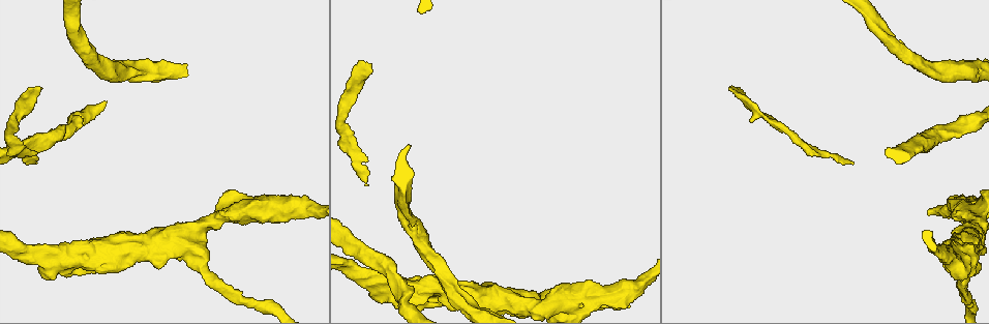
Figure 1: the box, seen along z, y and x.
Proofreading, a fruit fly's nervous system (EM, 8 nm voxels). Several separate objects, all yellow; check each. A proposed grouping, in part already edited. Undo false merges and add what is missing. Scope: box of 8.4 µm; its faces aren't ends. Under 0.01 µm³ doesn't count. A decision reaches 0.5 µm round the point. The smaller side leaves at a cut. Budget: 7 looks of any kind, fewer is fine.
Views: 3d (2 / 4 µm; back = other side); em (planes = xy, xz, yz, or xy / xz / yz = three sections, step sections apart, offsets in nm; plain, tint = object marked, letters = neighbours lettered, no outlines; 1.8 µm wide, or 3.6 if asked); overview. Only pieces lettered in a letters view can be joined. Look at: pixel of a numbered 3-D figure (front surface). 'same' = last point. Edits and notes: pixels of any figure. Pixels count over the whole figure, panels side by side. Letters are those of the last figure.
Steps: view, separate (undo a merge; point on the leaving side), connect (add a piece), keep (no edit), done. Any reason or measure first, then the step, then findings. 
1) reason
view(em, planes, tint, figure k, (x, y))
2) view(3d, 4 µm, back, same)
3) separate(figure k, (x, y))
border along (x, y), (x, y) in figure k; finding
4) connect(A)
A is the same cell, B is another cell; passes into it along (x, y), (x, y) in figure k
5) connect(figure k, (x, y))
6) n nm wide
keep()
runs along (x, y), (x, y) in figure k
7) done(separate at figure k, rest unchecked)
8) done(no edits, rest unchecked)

an open end
view(3d, 4 µm, figure 1, (731, 90))

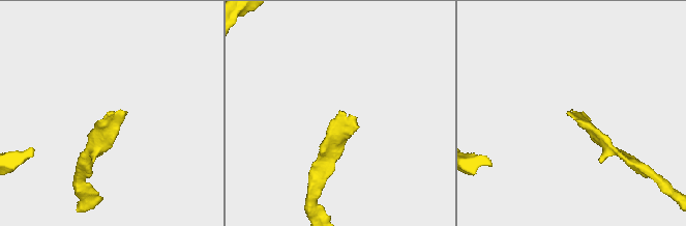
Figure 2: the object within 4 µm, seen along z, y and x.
view(em, xz, step 4, tint, figure 2, (339, 111))

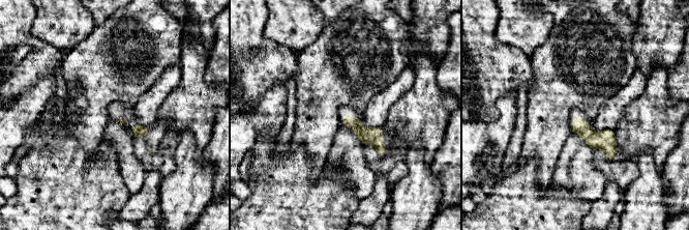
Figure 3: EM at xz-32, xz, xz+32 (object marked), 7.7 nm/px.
cut it another way
view(em, planes, letters, same)

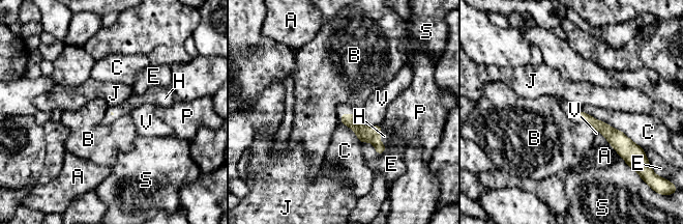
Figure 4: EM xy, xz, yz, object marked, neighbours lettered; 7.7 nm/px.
connect(H)
H is the same cell, A, B, C, E, J, P, S and V are other cells; passes into it along (365, 133), (378, 137), (384, 136) in figure 4; the neuron continues

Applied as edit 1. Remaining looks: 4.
view(3d, 4 µm, back, figure 1, (970, 213))

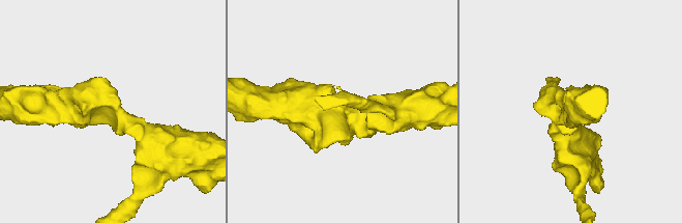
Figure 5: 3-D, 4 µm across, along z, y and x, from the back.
view(em, planes, tint, figure 5, (328, 113))

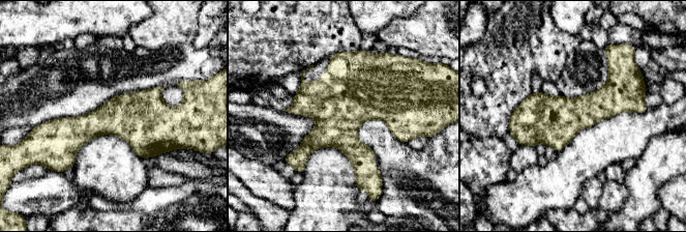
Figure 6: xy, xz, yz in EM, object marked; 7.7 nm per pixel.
view(em, planes, letters, same)

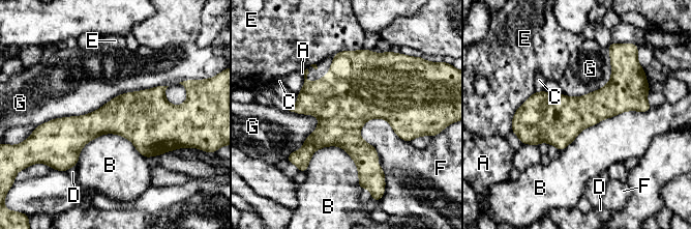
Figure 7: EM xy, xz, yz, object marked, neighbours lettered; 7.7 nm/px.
keep()
A, B, C, D, E, F and G are other cells; runs along (639, 104), (516, 120) in figure 7; all the same neuron

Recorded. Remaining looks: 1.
done(connect at figure 4, rest unchecked)

